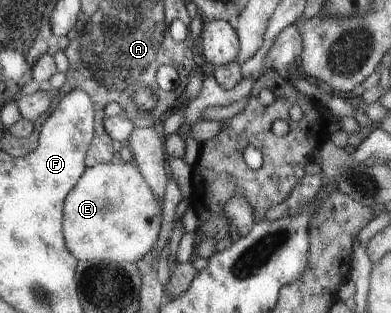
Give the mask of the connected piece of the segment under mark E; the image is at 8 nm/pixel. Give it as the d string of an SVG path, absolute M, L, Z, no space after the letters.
M116 159L110 163L97 163L93 166L88 166L84 170L84 175L80 176L80 179L77 181L76 187L70 191L69 195L65 197L64 205L64 234L65 241L68 243L68 248L70 253L73 253L75 258L80 260L110 260L118 264L125 264L126 262L135 263L138 261L145 253L148 253L150 249L155 247L155 241L159 236L159 231L161 230L162 223L162 211L161 203L154 195L153 189L149 186L149 182L145 181L145 176L141 173L141 170L134 167L134 161L124 162L120 159Z

